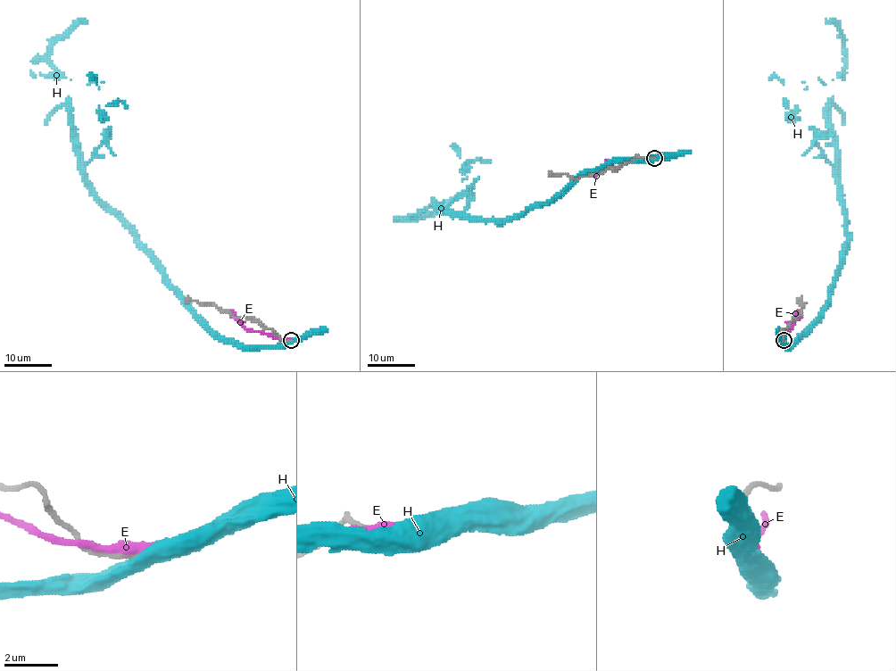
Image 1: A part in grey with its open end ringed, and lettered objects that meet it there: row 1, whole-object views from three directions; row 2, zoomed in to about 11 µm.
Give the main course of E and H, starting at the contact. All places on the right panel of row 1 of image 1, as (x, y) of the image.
E: (783, 340), (792, 326), (799, 310)
H: (784, 341), (788, 346), (818, 315), (846, 237), (829, 120), (844, 49), (840, 27), (825, 20)

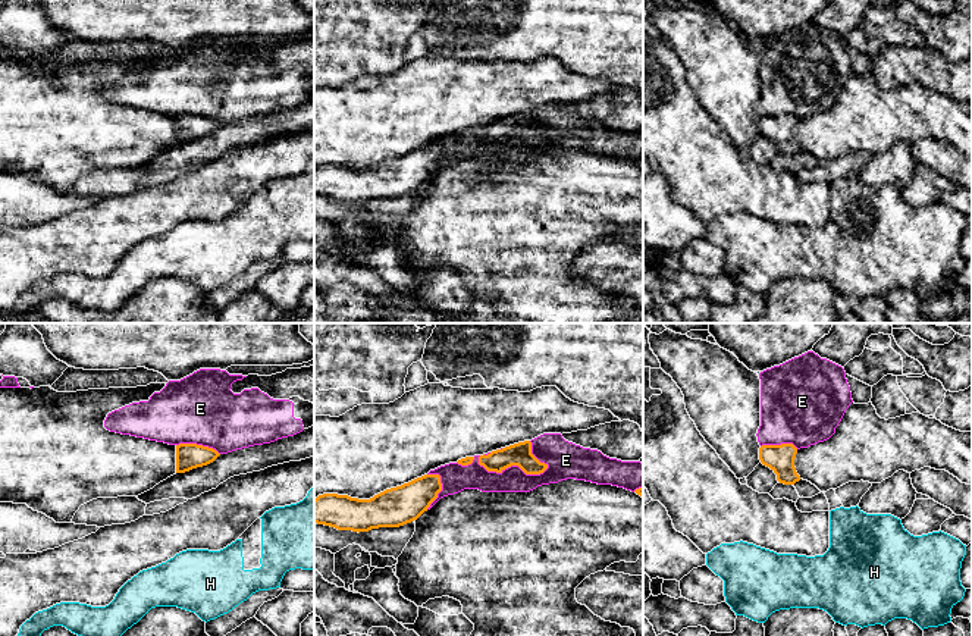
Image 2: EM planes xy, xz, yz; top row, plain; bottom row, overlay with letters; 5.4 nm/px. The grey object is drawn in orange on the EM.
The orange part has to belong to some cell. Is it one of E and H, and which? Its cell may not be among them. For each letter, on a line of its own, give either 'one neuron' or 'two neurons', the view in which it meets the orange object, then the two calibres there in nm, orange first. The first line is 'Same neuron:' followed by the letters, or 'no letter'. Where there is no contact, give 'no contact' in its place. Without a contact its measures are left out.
Same neuron: no letter
E: two neurons; meets orange in xz; 130 nm thick on the orange side, 180 nm on the other
H: two neurons; no contact

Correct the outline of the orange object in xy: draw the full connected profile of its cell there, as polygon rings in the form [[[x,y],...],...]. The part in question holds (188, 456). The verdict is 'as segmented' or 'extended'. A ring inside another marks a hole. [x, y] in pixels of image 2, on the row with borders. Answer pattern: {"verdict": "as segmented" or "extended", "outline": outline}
{"verdict": "as segmented", "outline": [[[197,444],[176,445],[176,473],[185,473],[213,463],[220,454],[208,447]]]}

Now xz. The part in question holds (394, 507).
{"verdict": "as segmented", "outline": [[[424,474],[370,499],[323,494],[314,499],[314,523],[358,533],[399,527],[427,511],[440,491],[440,476]]]}

